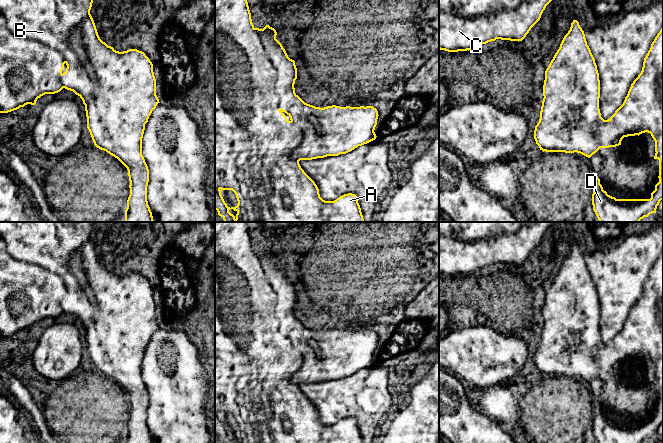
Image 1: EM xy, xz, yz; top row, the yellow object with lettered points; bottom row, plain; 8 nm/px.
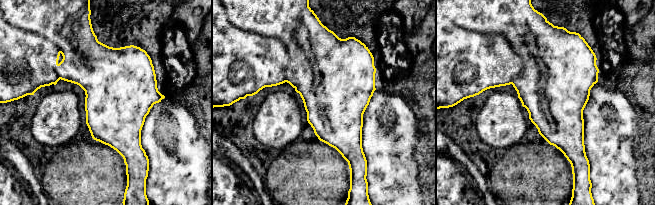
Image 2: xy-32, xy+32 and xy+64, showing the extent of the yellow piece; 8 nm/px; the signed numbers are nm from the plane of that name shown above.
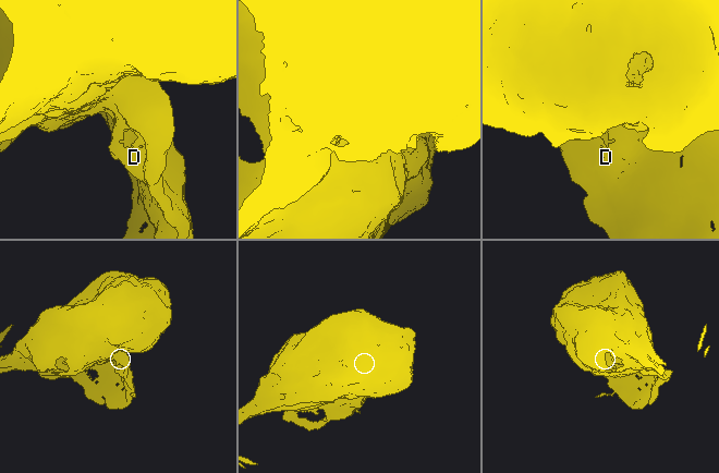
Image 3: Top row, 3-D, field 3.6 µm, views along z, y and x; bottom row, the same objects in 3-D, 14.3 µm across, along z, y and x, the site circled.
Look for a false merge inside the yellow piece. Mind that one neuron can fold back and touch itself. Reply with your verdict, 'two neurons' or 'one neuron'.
two neurons

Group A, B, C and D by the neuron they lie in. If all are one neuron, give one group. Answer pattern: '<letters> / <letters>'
A D / B C

